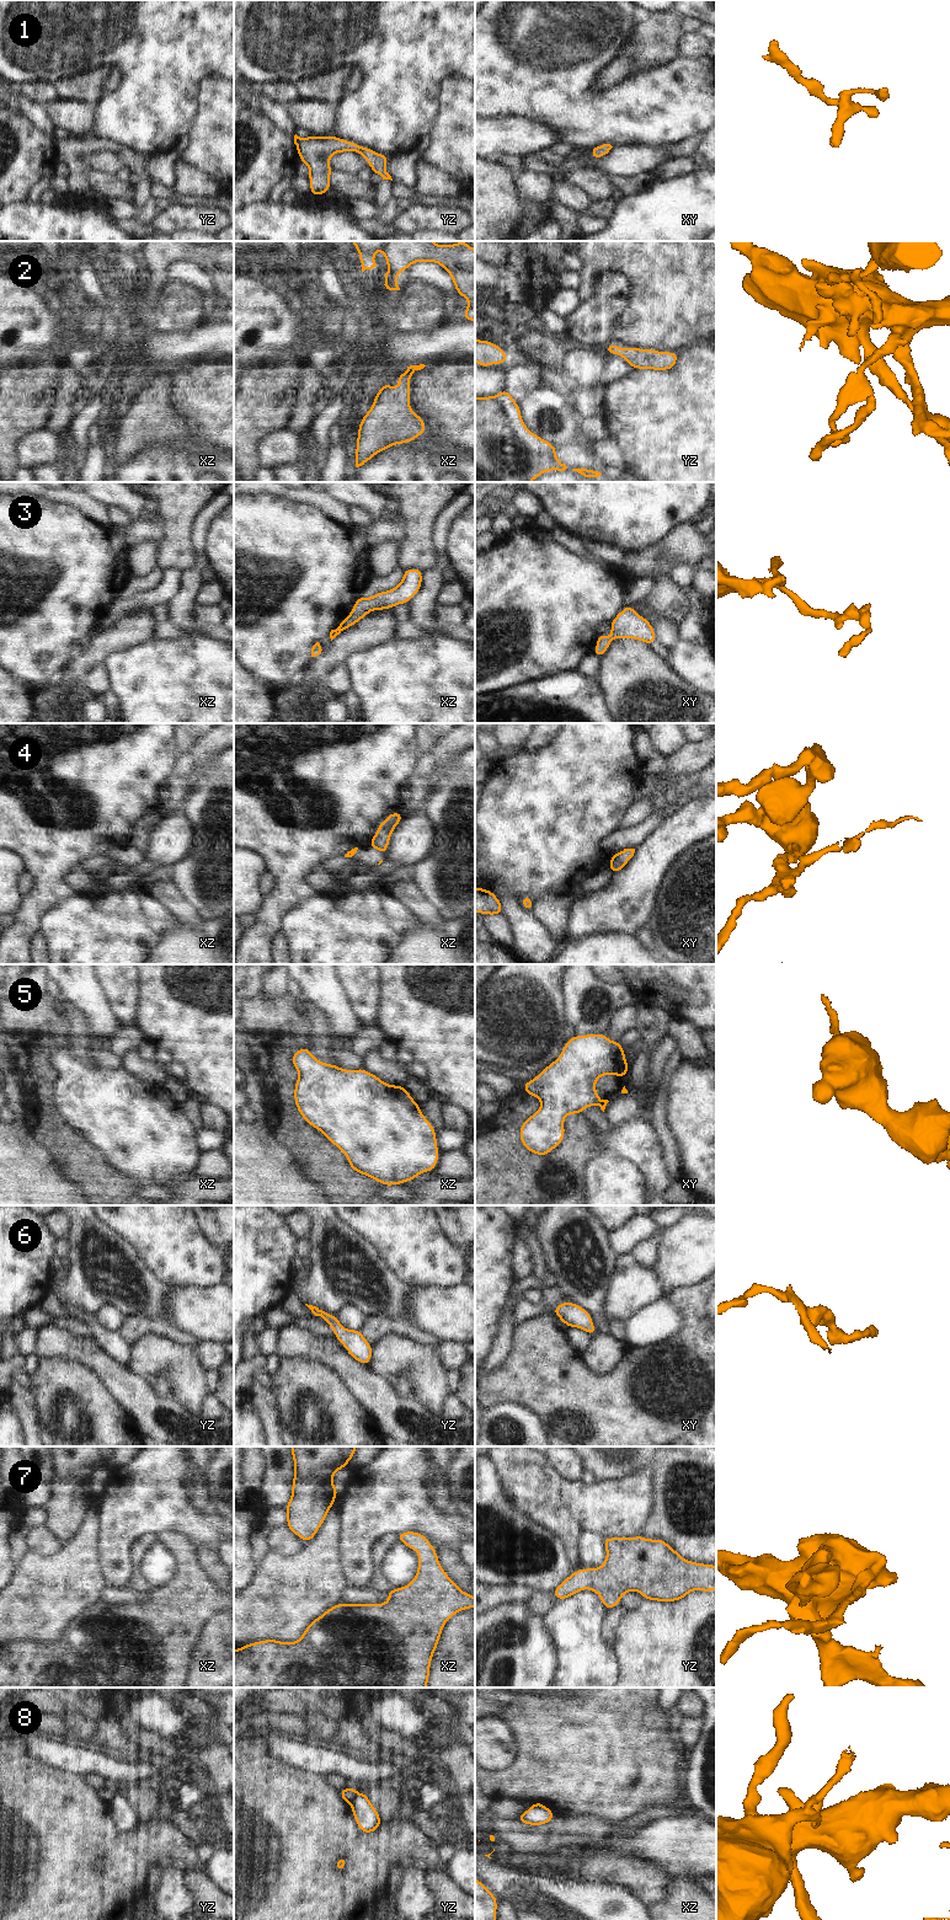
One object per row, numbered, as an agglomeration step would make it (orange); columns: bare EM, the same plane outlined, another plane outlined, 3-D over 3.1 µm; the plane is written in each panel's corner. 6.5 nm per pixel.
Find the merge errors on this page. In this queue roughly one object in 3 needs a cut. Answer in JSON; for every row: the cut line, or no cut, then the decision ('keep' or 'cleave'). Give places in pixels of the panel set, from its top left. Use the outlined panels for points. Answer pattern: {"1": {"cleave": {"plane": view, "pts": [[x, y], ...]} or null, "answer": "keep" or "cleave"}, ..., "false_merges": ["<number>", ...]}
{"1": {"cleave": null, "answer": "keep"}, "2": {"cleave": null, "answer": "keep"}, "3": {"cleave": null, "answer": "keep"}, "4": {"cleave": {"plane": "xy", "pts": [[615, 854], [608, 866]]}, "answer": "cleave"}, "5": {"cleave": null, "answer": "keep"}, "6": {"cleave": null, "answer": "keep"}, "7": {"cleave": null, "answer": "keep"}, "8": {"cleave": {"plane": "yz", "pts": [[357, 1792], [350, 1803]]}, "answer": "cleave"}, "false_merges": ["4", "8"]}

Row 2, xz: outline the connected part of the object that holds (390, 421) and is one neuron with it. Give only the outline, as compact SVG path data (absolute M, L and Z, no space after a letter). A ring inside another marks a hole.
M425 364L407 367L407 370L395 379L401 383L397 387L385 383L375 394L373 406L358 426L356 467L367 464L381 450L413 442L425 434L426 424L422 417L411 410L409 384L415 371L425 367Z

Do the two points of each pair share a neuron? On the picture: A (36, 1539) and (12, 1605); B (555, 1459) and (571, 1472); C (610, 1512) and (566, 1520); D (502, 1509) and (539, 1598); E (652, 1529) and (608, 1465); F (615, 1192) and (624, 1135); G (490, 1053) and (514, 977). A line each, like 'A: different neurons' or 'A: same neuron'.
A: different neurons
B: same neuron
C: different neurons
D: different neurons
E: different neurons
F: different neurons
G: same neuron

